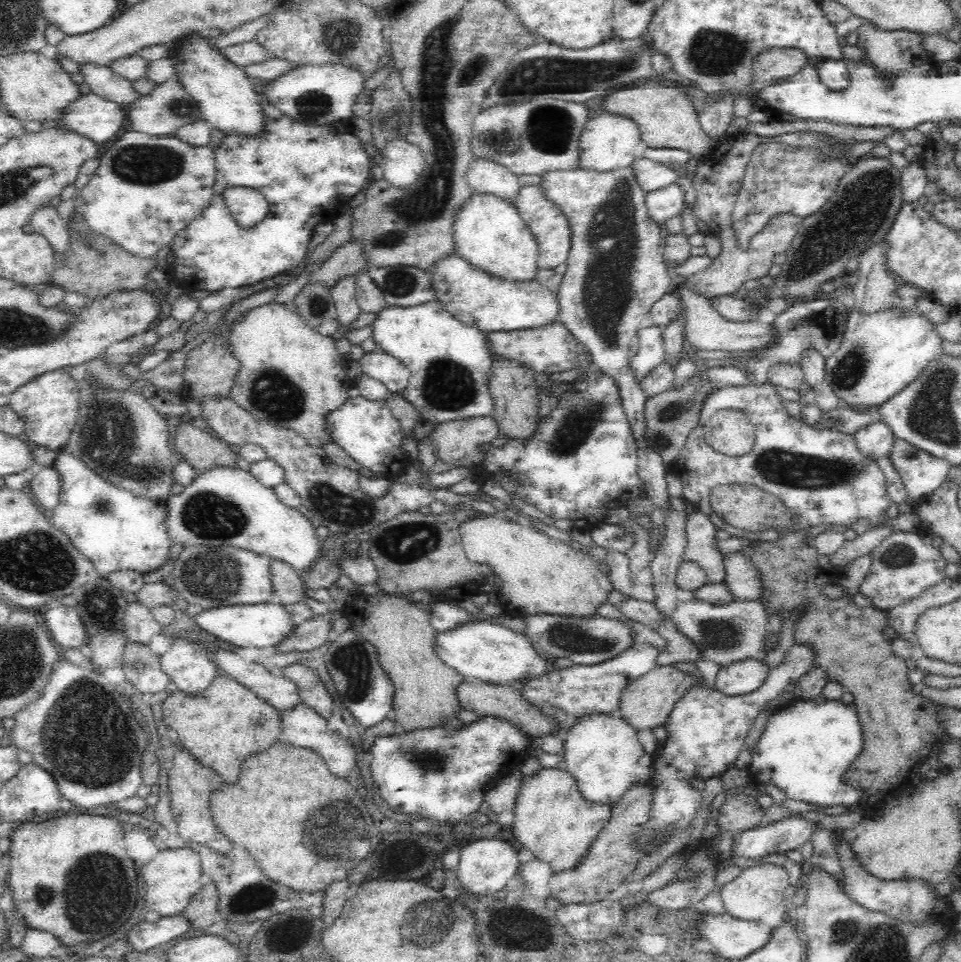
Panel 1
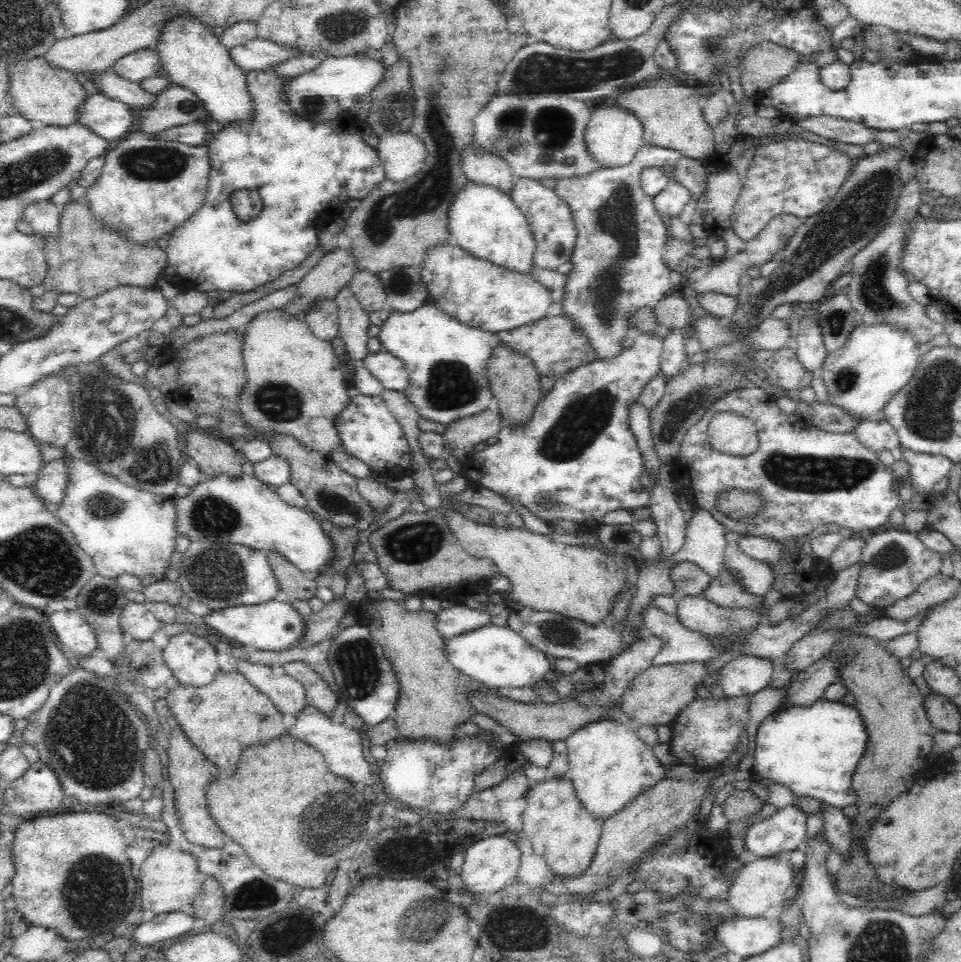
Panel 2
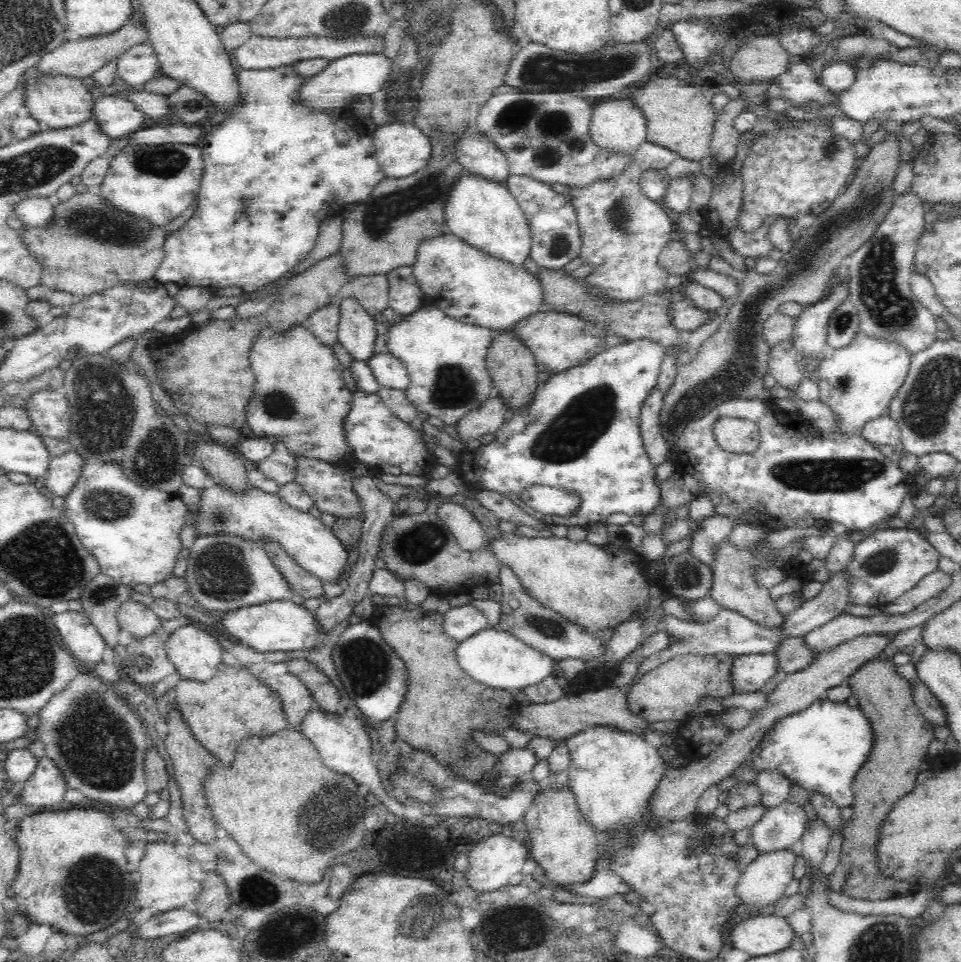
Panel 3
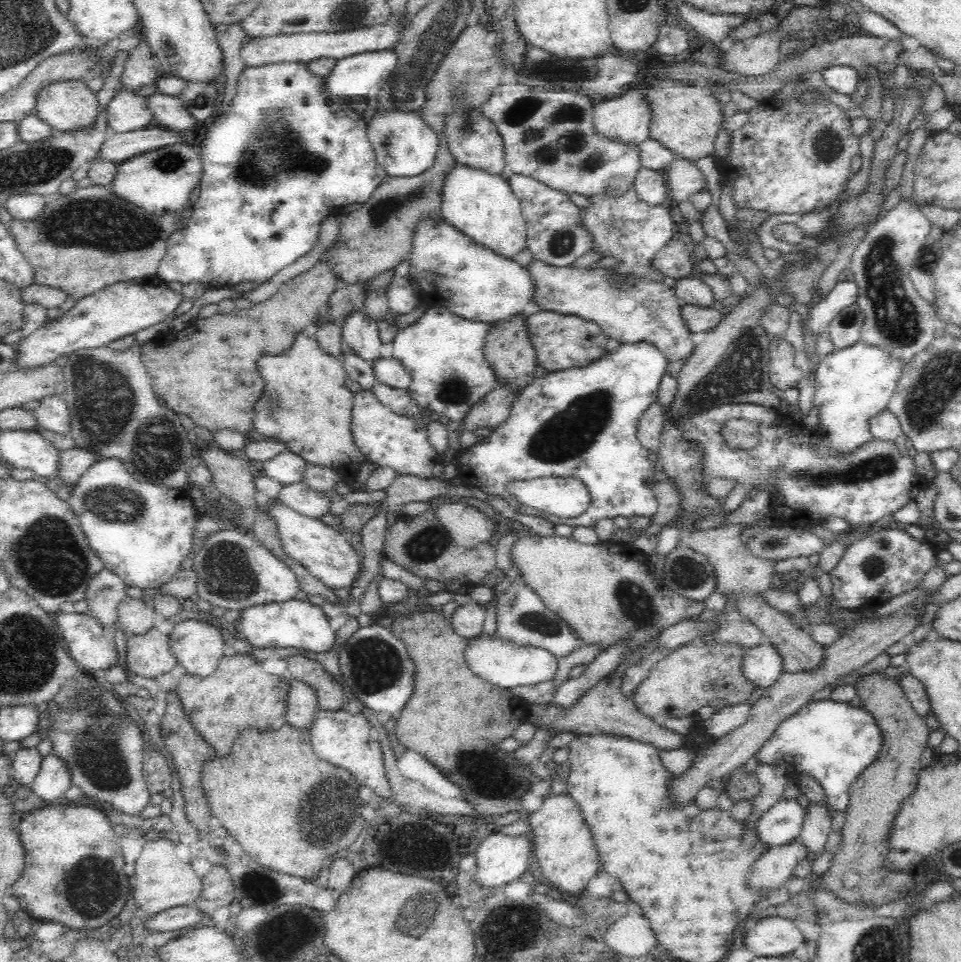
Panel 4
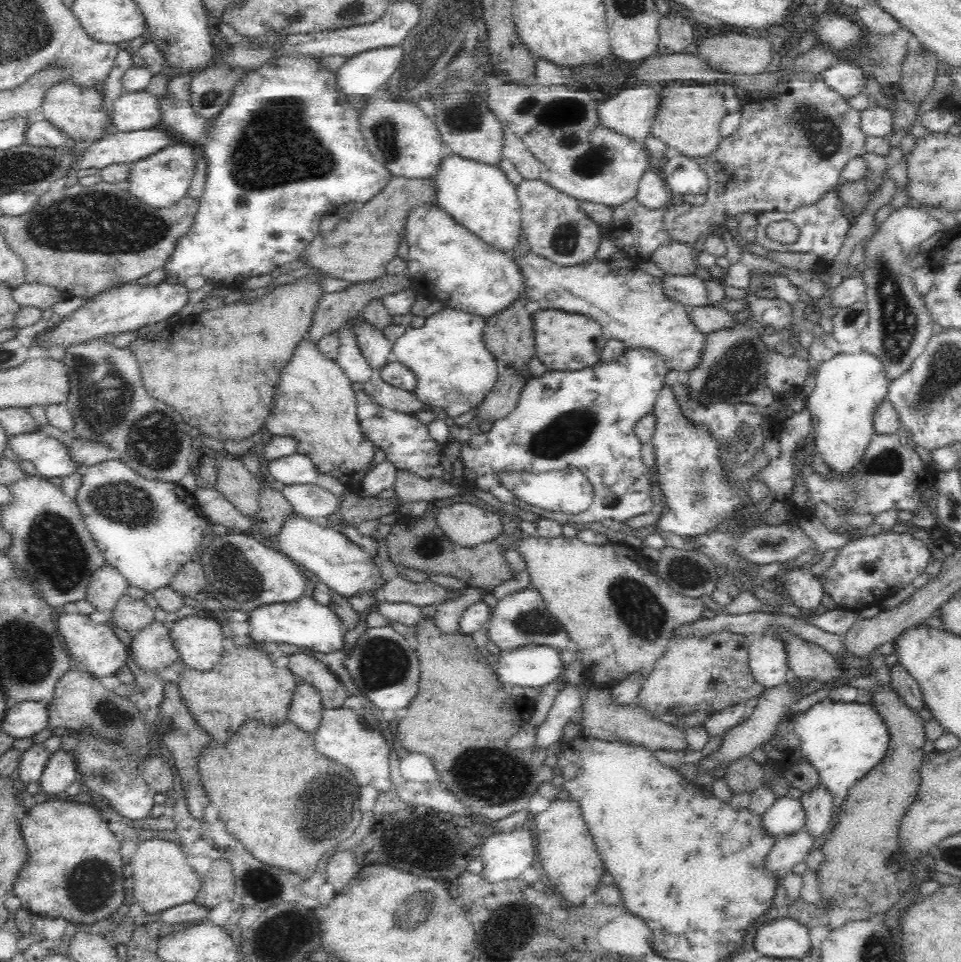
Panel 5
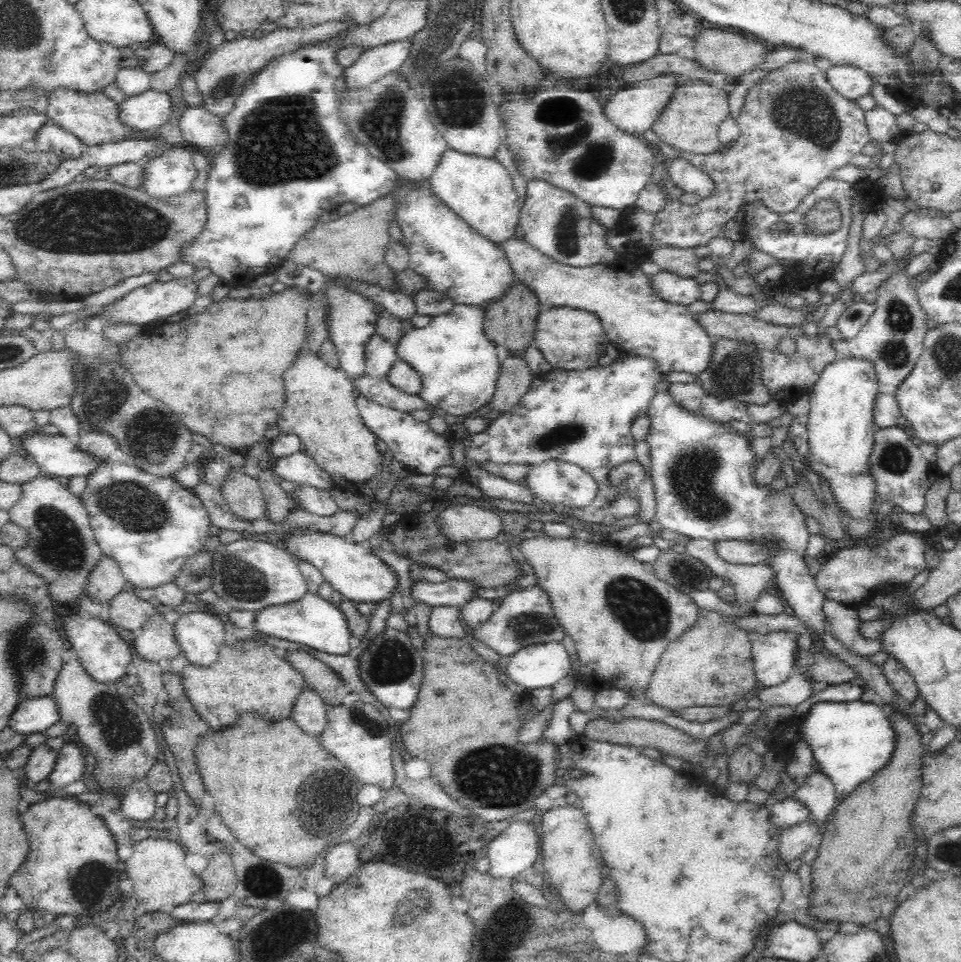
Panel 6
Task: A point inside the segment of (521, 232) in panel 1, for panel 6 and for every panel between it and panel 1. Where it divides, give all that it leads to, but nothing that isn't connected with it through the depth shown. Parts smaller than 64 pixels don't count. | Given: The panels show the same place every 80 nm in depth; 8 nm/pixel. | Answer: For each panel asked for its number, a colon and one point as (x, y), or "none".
2: (486, 223)
3: (483, 213)
4: (482, 206)
5: (478, 196)
6: (479, 190)

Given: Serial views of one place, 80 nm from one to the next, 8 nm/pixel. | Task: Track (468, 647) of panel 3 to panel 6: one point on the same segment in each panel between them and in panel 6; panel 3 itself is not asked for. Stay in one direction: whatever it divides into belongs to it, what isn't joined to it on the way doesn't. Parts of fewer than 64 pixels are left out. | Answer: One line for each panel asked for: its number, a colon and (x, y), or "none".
4: (499, 662)
5: (532, 665)
6: (538, 665)

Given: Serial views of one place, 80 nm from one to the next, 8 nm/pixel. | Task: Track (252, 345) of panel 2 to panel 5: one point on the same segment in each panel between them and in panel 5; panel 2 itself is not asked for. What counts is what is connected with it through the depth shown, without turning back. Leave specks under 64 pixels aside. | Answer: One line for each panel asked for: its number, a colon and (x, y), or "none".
3: (299, 397)
4: (305, 404)
5: (315, 405)

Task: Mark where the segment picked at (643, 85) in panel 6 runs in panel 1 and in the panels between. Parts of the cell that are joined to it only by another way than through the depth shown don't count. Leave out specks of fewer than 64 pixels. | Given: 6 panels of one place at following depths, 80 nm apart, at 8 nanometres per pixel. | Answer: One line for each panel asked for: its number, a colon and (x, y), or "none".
1: (609, 141)
2: (613, 136)
3: (618, 126)
4: (626, 118)
5: (631, 112)

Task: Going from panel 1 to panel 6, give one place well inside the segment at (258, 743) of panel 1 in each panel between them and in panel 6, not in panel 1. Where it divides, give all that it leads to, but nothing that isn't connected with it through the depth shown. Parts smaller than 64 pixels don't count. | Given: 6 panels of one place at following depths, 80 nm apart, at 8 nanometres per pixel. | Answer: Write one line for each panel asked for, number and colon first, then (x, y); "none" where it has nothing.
2: (221, 719)
3: (232, 706)
4: (239, 695)
5: (243, 686)
6: (248, 675)

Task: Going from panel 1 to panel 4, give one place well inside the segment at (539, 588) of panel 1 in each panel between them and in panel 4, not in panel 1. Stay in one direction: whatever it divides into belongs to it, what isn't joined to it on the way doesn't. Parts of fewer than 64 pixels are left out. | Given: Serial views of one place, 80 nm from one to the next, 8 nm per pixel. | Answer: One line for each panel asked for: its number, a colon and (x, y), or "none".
2: (582, 583)
3: (594, 586)
4: (605, 596)

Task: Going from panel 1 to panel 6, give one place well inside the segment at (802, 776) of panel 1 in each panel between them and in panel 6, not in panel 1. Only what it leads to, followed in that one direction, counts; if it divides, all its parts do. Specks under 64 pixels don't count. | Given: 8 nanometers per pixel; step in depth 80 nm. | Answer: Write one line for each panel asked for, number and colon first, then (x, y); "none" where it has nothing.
2: (812, 750)
3: (820, 749)
4: (833, 742)
5: (843, 740)
6: (849, 741)

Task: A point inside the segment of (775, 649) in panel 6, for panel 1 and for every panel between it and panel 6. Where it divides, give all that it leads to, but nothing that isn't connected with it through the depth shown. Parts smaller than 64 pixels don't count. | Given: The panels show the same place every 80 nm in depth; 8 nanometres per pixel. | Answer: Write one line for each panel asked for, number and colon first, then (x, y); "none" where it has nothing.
1: (740, 677)
2: (746, 674)
3: (750, 672)
4: (762, 666)
5: (767, 659)

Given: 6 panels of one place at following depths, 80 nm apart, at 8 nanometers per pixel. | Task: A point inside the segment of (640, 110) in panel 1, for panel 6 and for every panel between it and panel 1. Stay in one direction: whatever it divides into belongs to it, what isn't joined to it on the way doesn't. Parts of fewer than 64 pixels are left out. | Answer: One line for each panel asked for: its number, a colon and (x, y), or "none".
2: (671, 117)
3: (680, 119)
4: (684, 119)
5: (688, 117)
6: (690, 122)

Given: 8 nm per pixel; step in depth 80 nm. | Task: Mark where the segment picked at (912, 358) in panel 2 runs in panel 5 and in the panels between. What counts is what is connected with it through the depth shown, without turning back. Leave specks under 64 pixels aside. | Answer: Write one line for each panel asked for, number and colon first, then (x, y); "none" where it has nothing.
3: (858, 382)
4: (853, 385)
5: (849, 388)

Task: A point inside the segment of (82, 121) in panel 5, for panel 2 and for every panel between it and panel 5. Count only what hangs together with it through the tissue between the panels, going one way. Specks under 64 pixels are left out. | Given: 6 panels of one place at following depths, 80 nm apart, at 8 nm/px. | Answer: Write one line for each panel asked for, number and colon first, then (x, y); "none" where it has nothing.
2: (38, 90)
3: (61, 101)
4: (65, 105)

